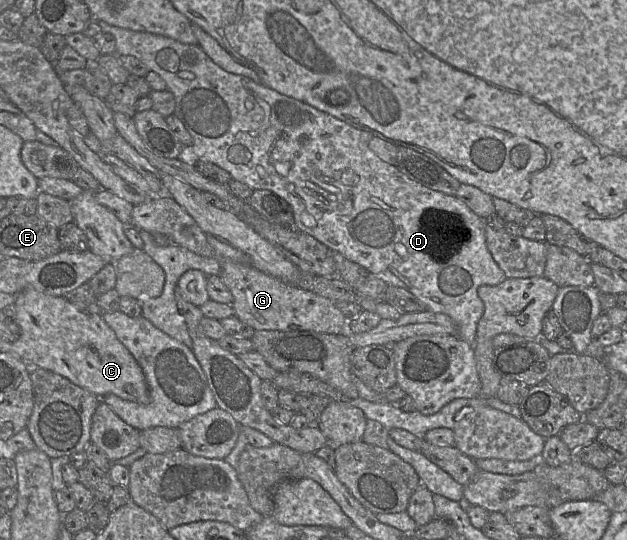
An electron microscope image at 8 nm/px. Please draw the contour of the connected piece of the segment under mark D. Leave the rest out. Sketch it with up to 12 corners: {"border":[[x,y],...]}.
{"border":[[103,21],[214,163],[474,348],[485,219],[375,135]]}

